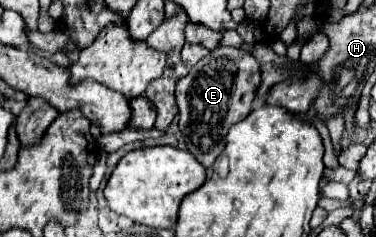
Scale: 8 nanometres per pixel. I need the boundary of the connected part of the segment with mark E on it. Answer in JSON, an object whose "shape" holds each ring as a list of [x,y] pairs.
{"shape":[[[217,47],[205,59],[201,59],[189,73],[177,83],[177,107],[179,107],[179,129],[187,143],[187,149],[205,167],[225,149],[225,135],[229,127],[241,121],[251,111],[255,89],[261,83],[261,69],[257,61],[237,47]]]}

